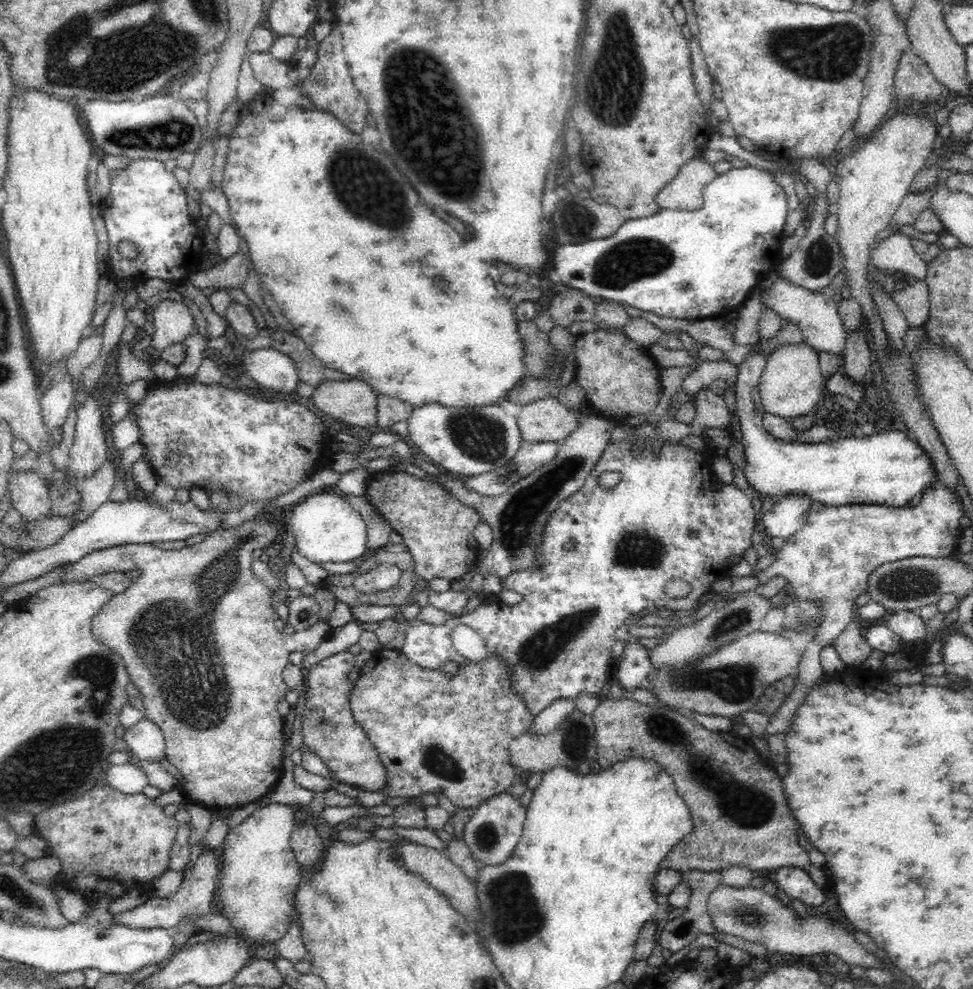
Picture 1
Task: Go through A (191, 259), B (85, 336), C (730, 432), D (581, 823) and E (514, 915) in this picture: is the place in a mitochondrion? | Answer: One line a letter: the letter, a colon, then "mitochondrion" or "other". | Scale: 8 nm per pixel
A: other
B: other
C: other
D: other
E: mitochondrion

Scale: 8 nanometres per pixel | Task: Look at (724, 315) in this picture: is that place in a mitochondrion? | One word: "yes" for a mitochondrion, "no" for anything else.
no

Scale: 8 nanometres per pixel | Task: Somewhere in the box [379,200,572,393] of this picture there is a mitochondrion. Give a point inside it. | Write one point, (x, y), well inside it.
(439, 284)

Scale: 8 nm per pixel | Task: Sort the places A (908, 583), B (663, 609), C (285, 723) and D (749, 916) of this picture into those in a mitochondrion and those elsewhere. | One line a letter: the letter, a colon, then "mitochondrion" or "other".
A: mitochondrion
B: other
C: other
D: mitochondrion

